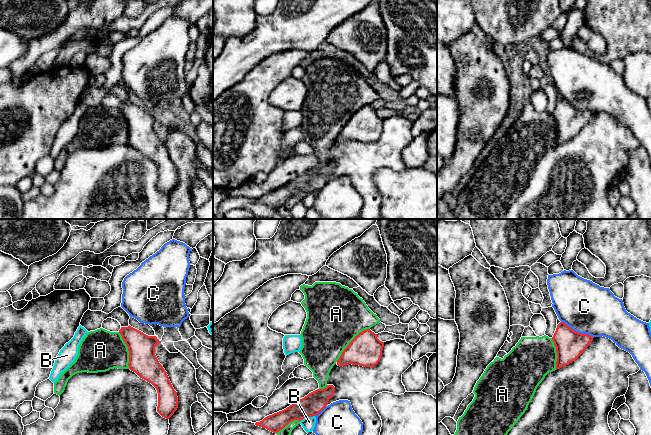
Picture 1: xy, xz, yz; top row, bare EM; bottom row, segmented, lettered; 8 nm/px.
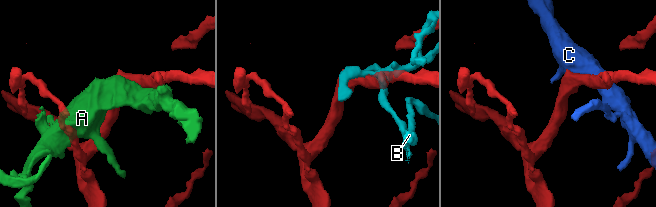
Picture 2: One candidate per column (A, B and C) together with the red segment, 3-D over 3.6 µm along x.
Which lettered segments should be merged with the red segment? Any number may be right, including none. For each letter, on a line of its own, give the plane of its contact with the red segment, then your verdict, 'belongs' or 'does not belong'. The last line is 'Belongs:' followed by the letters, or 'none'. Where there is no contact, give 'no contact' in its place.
A: xz | belongs
B: xz | does not belong
C: yz | does not belong
Belongs: A

